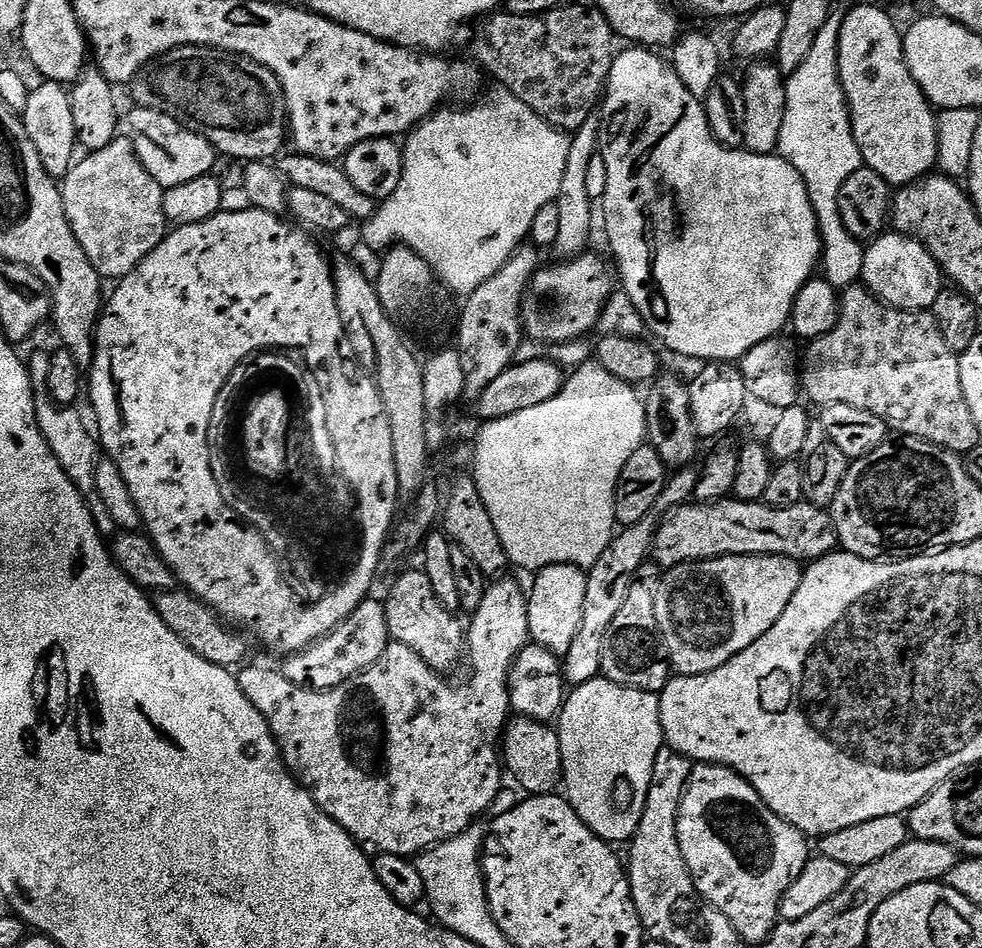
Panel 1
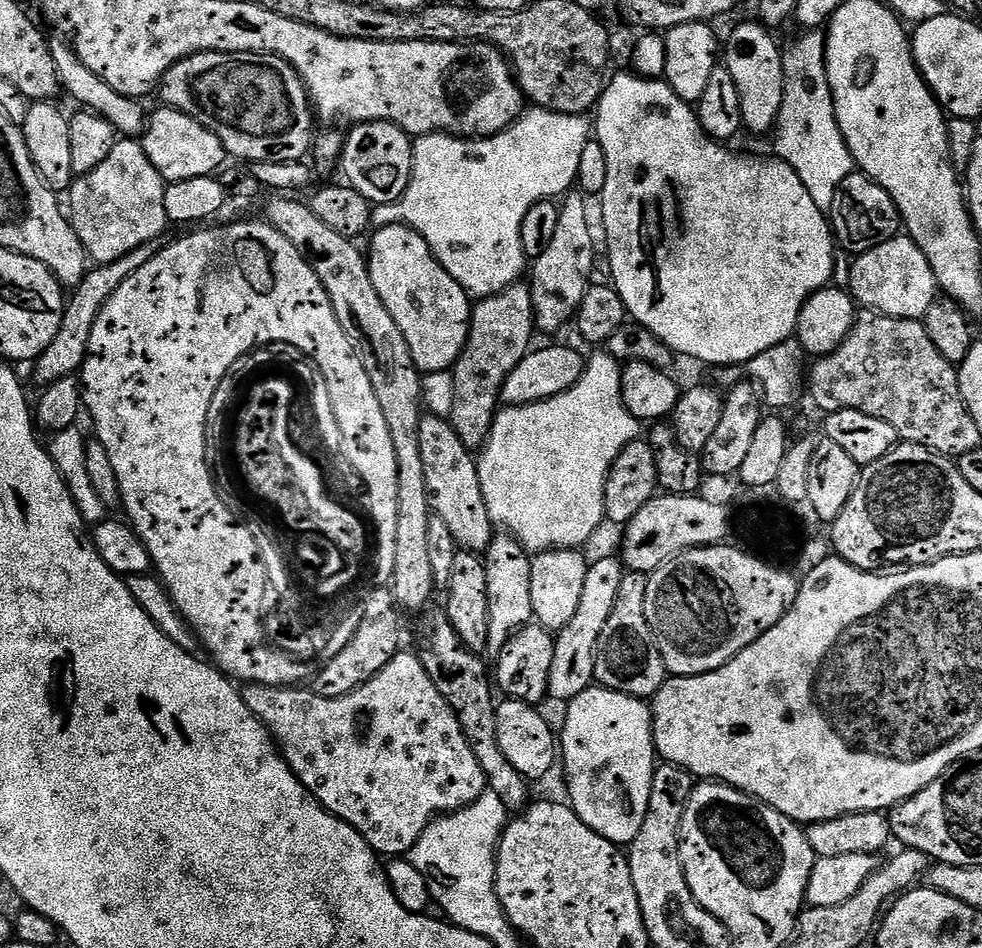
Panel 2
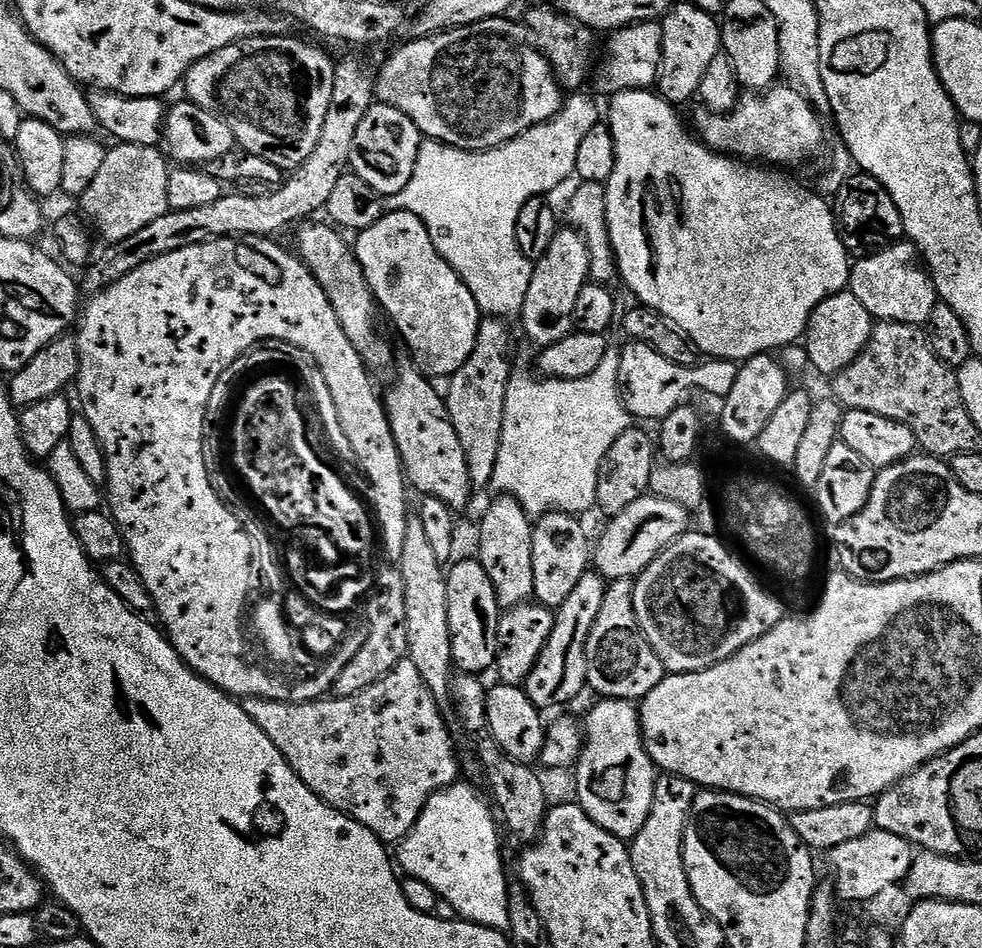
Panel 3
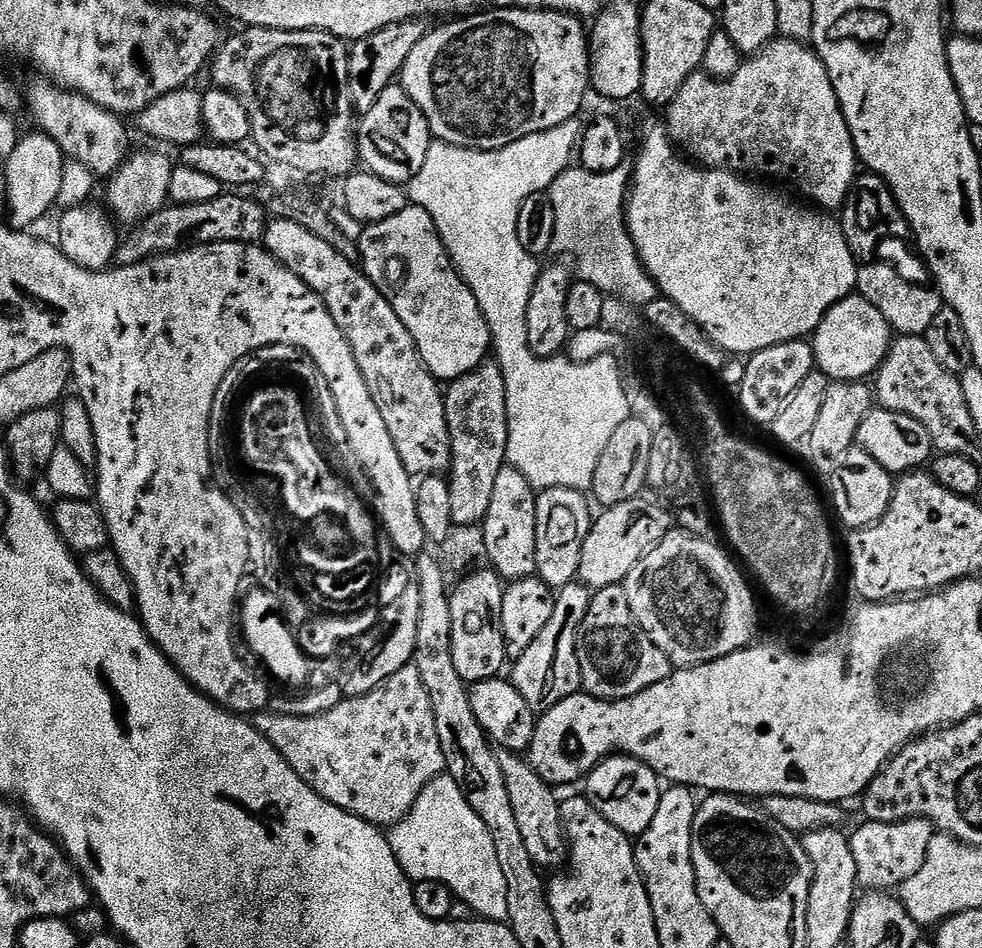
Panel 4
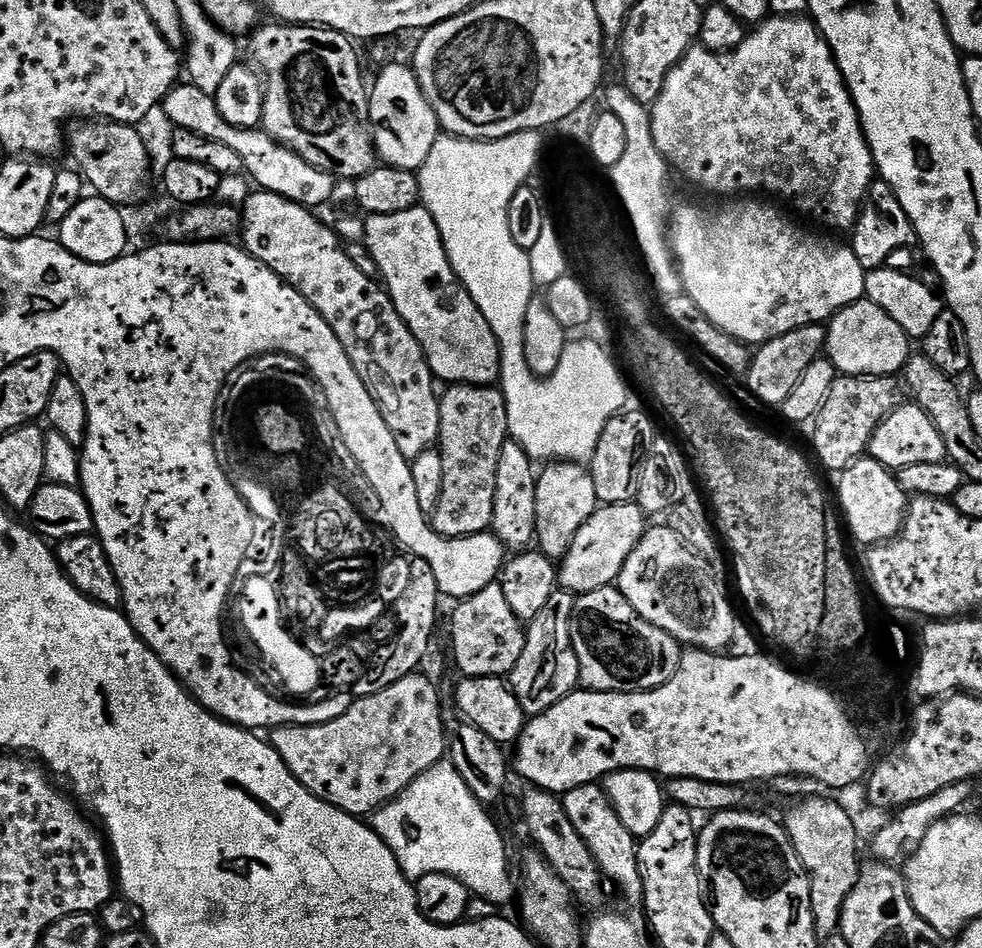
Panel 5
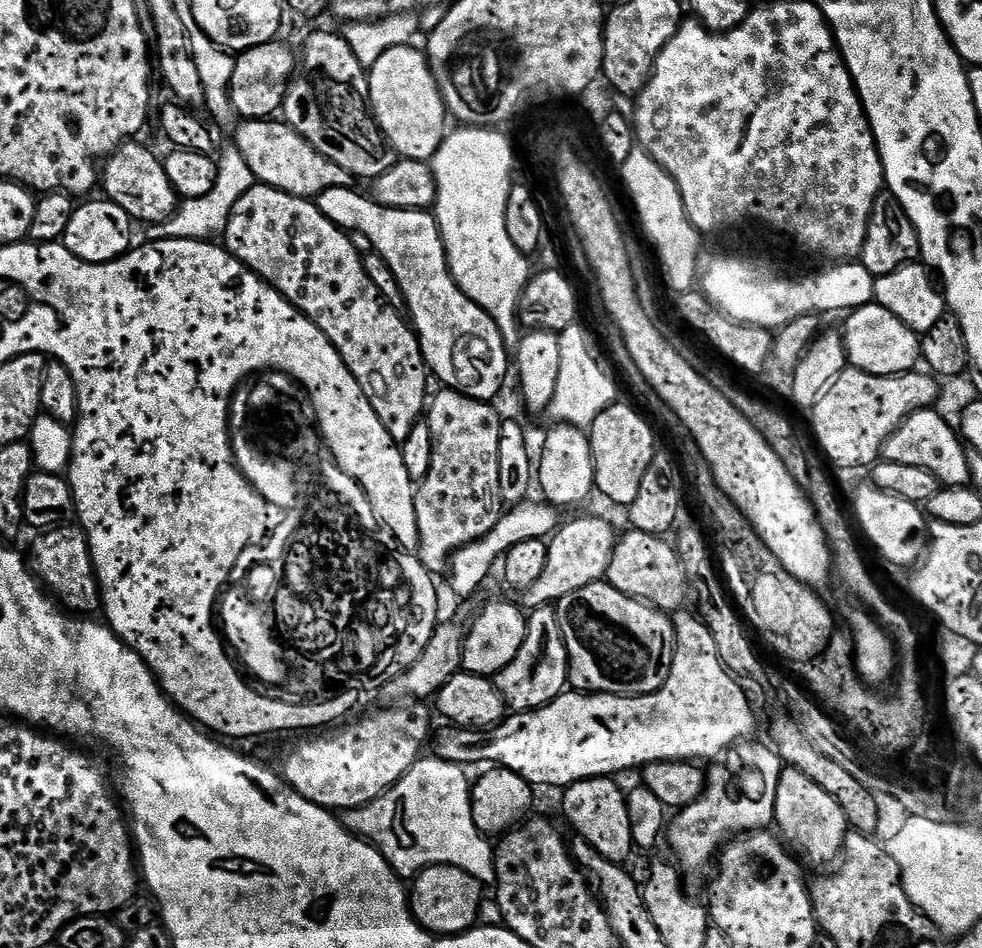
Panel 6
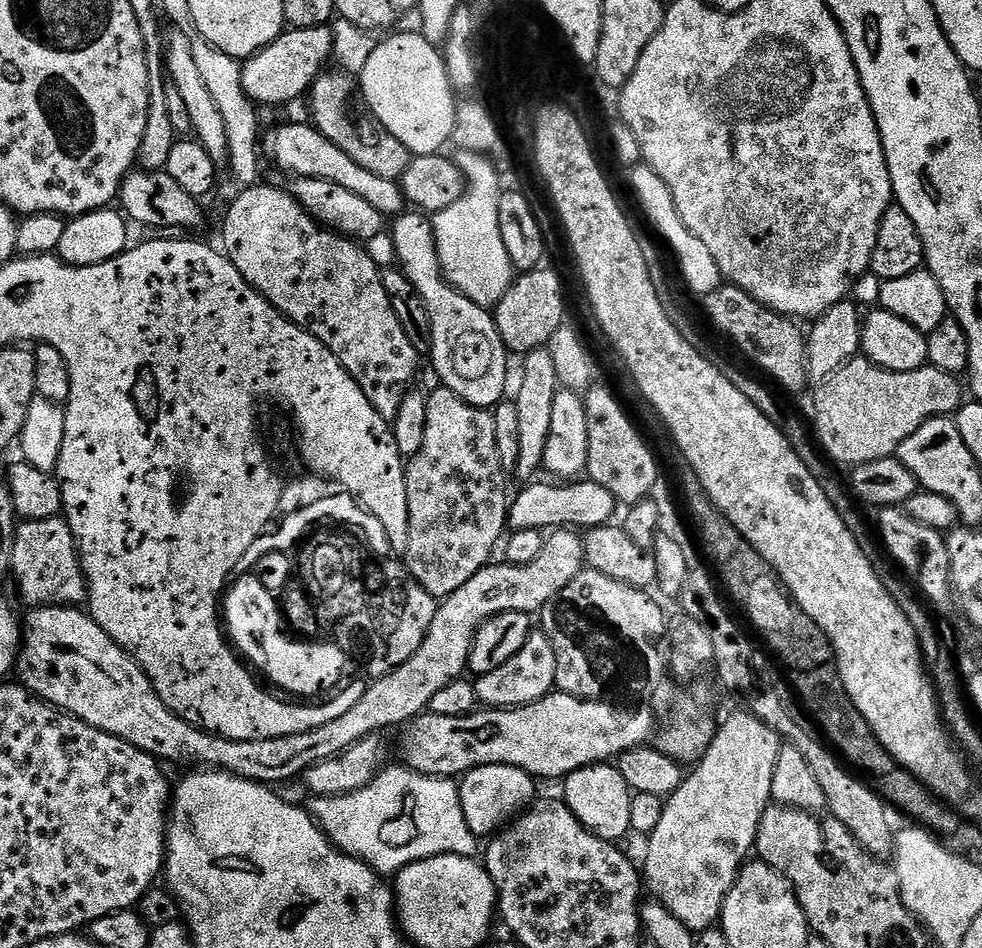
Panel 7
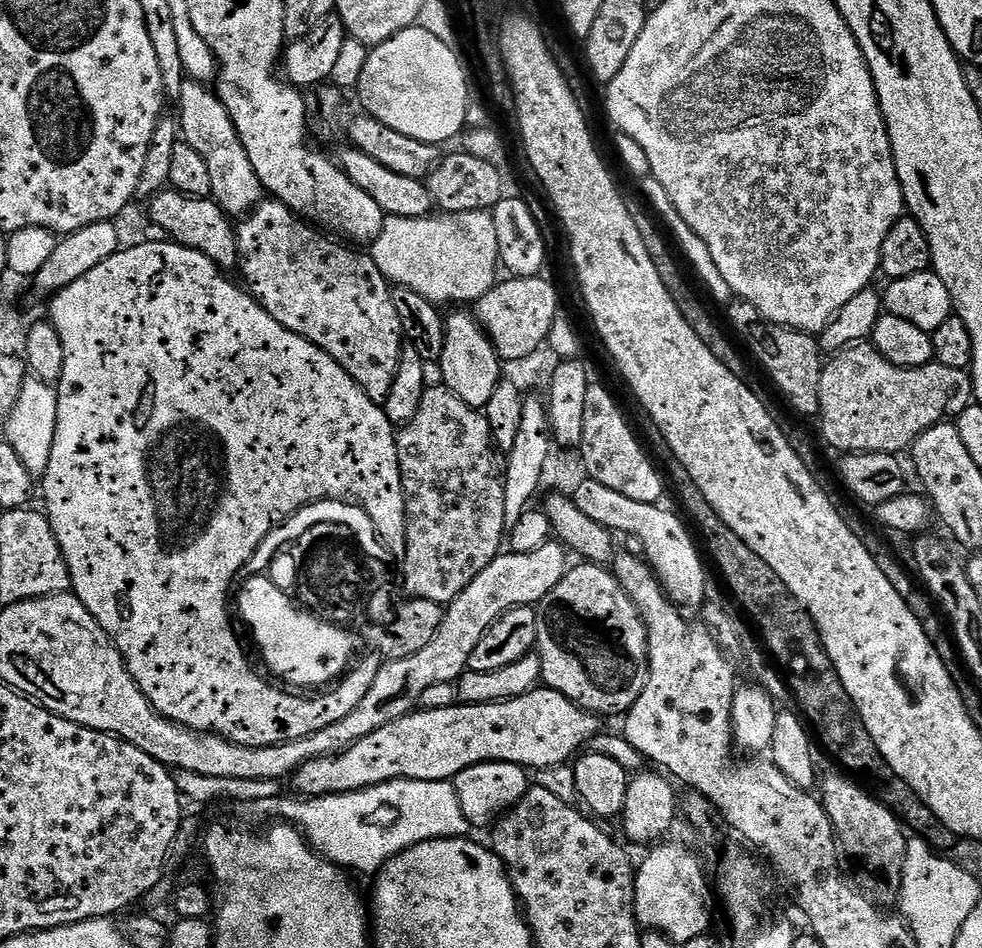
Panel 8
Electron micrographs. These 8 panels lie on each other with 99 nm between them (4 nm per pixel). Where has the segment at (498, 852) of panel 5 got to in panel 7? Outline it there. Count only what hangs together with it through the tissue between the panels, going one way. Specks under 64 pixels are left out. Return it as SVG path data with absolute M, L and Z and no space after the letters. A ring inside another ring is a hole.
M407 766L399 767L385 767L371 784L341 796L312 796L306 804L307 811L335 848L347 856L358 858L363 864L369 864L385 878L401 872L408 864L442 854L475 857L478 837L472 833L470 826L466 826L457 781L443 776L423 776Z

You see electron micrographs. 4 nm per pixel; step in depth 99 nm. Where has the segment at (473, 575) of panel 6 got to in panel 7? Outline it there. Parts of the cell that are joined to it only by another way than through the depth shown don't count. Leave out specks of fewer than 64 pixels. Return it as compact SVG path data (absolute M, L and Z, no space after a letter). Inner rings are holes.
M587 478L577 479L575 482L548 482L552 484L529 483L520 493L515 493L508 513L508 528L538 528L541 530L587 530L602 528L609 523L608 520L618 509L618 501L610 494L610 490L602 490L594 481Z

